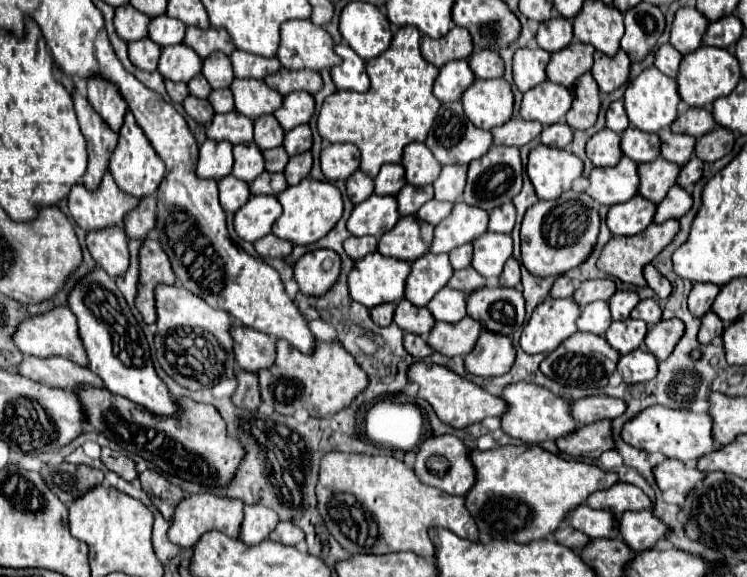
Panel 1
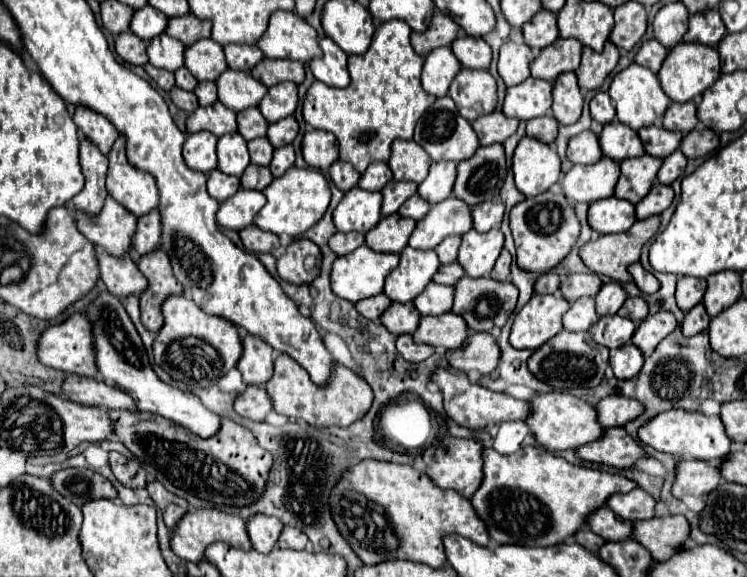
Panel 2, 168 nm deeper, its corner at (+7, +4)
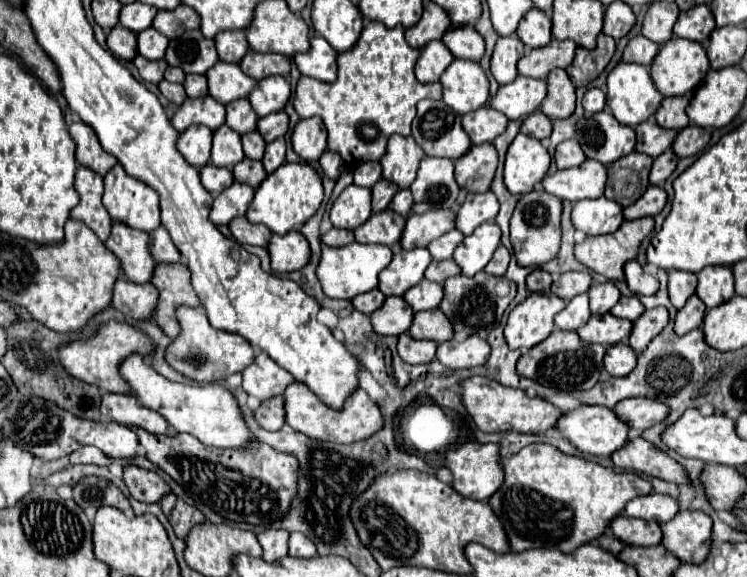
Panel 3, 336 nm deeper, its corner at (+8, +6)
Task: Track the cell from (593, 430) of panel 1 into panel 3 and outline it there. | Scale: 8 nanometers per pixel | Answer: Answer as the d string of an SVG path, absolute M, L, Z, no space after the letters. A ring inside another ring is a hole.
M643 437L629 439L629 445L625 445L625 449L617 449L617 453L613 453L611 459L615 467L621 467L625 471L645 473L677 485L687 483L683 467L677 461L673 461L665 451L651 445Z

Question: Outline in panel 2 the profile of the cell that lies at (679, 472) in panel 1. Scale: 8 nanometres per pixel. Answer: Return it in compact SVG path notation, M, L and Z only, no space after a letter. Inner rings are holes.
M678 461L676 467L676 483L672 487L672 493L682 499L684 495L702 497L714 491L720 483L720 473L716 463L706 461Z

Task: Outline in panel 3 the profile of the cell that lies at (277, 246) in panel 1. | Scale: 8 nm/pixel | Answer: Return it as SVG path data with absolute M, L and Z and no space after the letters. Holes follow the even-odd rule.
M237 217L235 221L229 223L229 229L231 229L233 237L243 245L267 247L271 241L271 235L273 235L265 225L255 225L255 223L247 221L247 217Z

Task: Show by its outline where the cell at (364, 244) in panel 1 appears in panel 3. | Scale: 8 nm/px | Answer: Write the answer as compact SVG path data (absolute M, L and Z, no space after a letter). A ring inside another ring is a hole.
M333 227L331 231L327 231L323 235L323 243L329 245L329 247L343 247L343 245L349 245L353 243L355 237L353 237L353 231L347 231L347 229L337 229Z

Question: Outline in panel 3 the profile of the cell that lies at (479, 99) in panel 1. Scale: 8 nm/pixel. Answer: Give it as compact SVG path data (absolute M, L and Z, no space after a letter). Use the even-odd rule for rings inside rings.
M455 59L441 75L443 101L465 115L489 101L489 79L479 63Z

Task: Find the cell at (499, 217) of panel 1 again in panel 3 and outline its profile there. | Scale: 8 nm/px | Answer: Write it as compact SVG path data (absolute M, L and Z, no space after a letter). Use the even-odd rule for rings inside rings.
M469 193L457 211L457 229L463 235L471 235L481 223L495 221L499 209L497 197L493 193Z

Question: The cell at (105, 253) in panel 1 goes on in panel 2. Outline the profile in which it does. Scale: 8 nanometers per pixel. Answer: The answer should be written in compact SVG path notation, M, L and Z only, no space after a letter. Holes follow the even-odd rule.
M98 251L98 263L100 263L102 281L114 297L122 299L122 297L140 295L146 291L148 281L138 271L134 259L114 259L112 255Z

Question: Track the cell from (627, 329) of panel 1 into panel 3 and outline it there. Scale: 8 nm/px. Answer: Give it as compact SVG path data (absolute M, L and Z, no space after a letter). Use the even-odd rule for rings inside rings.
M605 313L601 317L591 315L591 319L577 331L579 337L587 343L601 343L605 347L615 345L615 343L623 343L629 339L633 323L613 317L611 313Z

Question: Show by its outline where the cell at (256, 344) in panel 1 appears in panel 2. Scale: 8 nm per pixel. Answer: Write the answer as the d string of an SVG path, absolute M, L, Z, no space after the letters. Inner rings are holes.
M254 335L244 337L244 353L238 361L238 371L242 373L242 379L246 385L260 385L264 387L272 375L274 375L274 351L266 347L260 339L254 339Z

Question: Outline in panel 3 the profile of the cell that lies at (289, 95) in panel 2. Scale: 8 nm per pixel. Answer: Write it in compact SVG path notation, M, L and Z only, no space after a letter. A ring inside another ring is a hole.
M273 75L273 77L261 79L247 99L251 101L257 115L265 117L265 115L281 111L285 103L289 101L289 97L291 97L289 81L281 75Z

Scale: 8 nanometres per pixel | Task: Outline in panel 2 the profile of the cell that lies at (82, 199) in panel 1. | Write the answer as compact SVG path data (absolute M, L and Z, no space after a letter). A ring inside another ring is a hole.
M106 199L102 213L96 215L94 221L88 221L86 215L78 215L78 211L74 211L74 215L82 235L86 235L100 251L114 257L132 253L132 237L136 233L138 219L134 219L128 211L122 211L114 199Z

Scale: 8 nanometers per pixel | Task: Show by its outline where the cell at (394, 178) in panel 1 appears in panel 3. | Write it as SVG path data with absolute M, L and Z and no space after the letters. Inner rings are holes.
M369 161L365 165L359 165L355 169L355 185L371 187L373 183L377 183L381 179L381 173L383 173L383 169L381 169L381 163L377 163L377 161Z

